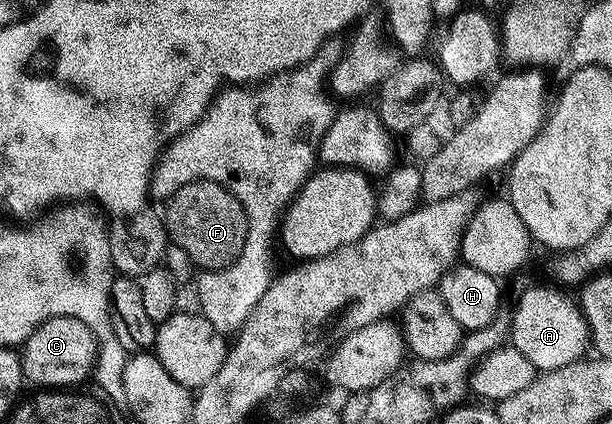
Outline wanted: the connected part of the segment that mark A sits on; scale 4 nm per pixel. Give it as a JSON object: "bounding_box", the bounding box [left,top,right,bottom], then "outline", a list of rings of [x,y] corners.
{"bounding_box":[511,288,591,373],"outline":[[[553,288],[529,290],[522,296],[513,318],[511,344],[542,373],[553,371],[586,355],[585,347],[588,349],[591,344],[589,323],[576,299],[568,300],[563,293]]]}

